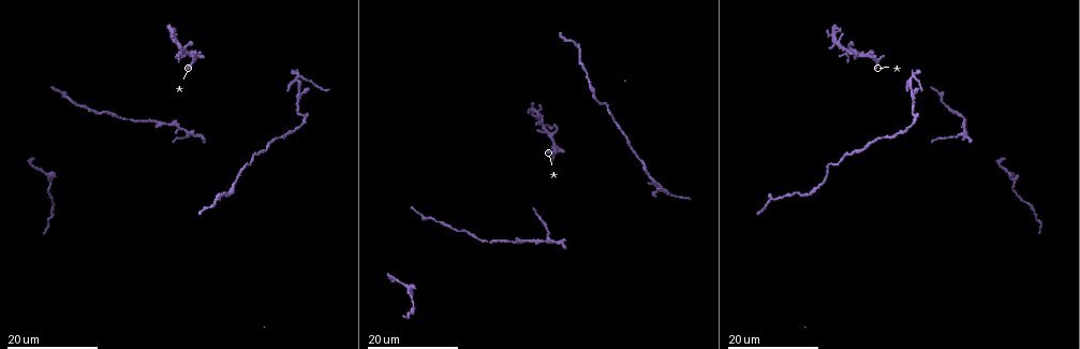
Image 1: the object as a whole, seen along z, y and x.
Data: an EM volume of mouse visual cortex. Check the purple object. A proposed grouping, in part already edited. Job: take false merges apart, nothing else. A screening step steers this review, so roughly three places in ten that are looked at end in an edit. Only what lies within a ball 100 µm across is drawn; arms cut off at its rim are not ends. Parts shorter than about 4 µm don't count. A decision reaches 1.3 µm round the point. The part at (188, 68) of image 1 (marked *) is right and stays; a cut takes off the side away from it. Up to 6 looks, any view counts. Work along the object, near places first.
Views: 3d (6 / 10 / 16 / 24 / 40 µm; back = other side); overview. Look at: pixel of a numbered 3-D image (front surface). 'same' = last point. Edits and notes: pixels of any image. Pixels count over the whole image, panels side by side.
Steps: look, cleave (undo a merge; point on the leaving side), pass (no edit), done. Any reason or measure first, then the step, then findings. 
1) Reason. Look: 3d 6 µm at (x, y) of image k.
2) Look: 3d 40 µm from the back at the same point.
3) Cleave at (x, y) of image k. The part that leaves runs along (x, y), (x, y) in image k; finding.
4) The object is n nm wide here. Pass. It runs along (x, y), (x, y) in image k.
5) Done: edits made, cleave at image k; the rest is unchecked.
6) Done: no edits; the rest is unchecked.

Sudden change in width. Look: 3d 24 µm at (155, 120) of image 1.

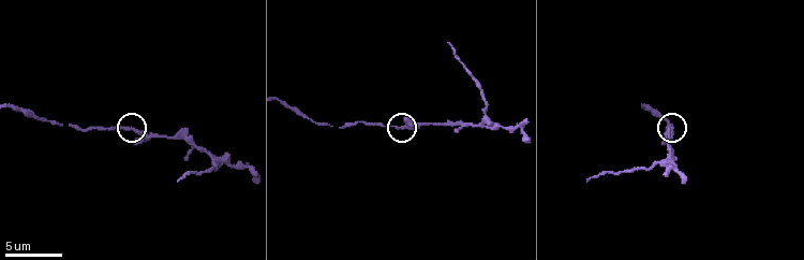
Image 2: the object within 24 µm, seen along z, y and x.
Zoom in. Look: 3d 10 µm at (132, 129) of image 2.

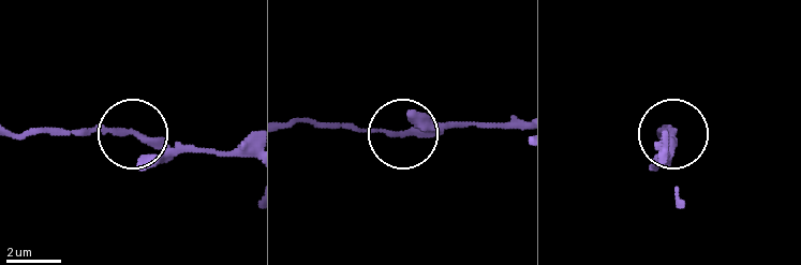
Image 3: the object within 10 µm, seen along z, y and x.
Pass. One cell here.

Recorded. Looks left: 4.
Look: 3d 16 µm at (199, 56) of image 1.

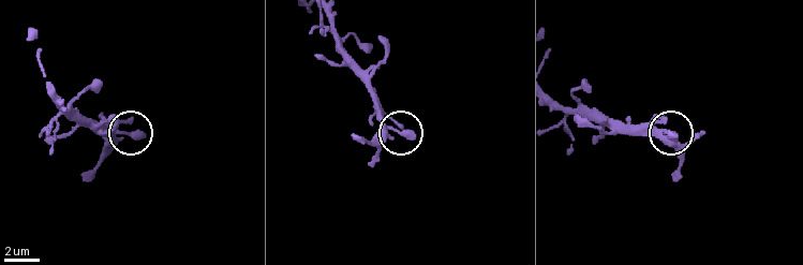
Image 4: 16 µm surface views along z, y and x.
Zoom in. Look: 3d 6 µm at (402, 131) of image 4.

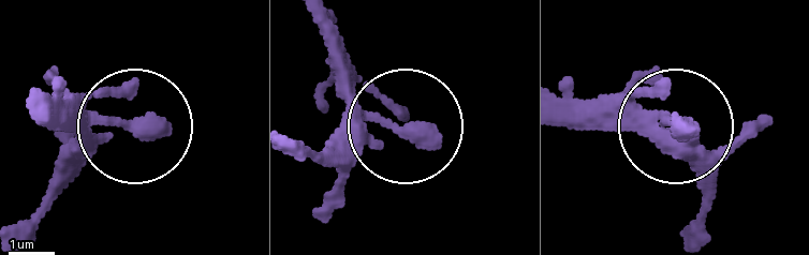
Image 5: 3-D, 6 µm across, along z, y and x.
The side arm is 15 µm long. Pass. One cell here.

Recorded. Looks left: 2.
Thin arm on a thick one. Look: 3d 10 µm at (484, 119) of image 2.

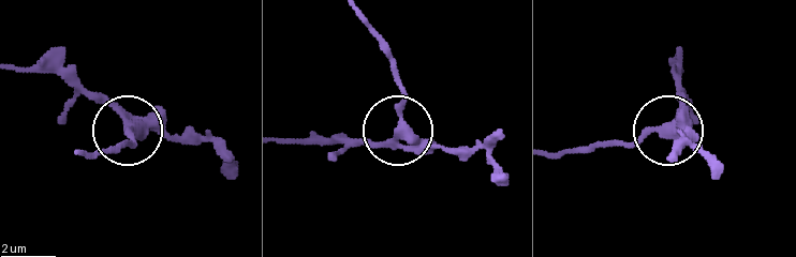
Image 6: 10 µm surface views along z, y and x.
Look: 3d 6 µm at (397, 130) of image 6.

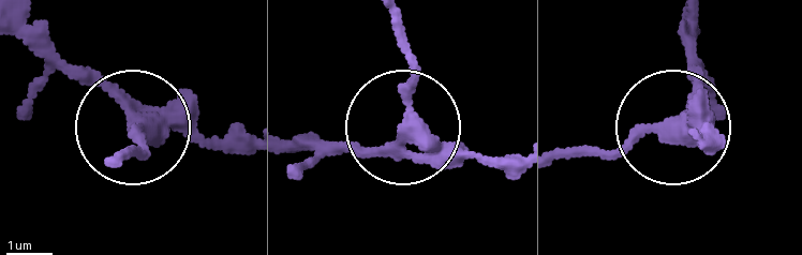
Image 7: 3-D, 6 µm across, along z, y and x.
Cleave at (133, 141) of image 7. The part that leaves runs along (400, 148), (412, 59), (397, 13) in image 7; a second cell is stuck on.

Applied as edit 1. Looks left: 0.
Done: edits made, cleave at image 7; the rest is unchecked.

